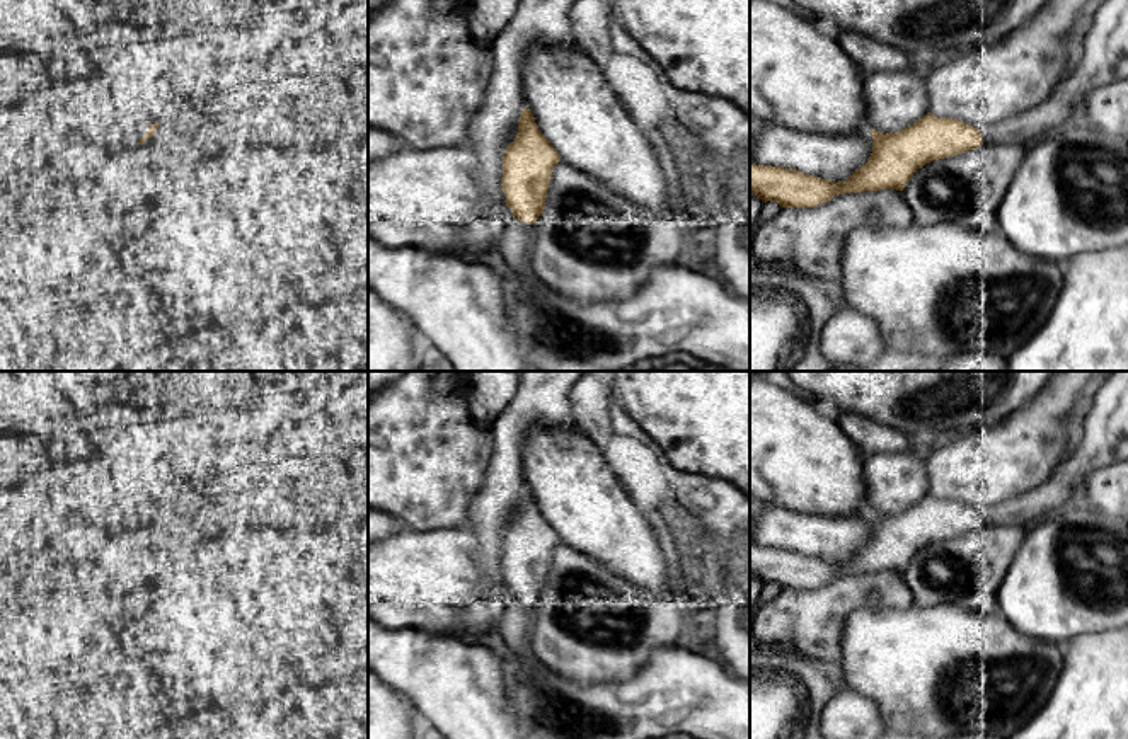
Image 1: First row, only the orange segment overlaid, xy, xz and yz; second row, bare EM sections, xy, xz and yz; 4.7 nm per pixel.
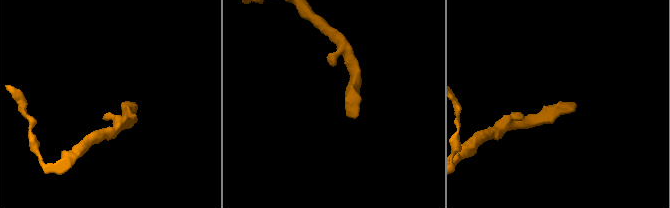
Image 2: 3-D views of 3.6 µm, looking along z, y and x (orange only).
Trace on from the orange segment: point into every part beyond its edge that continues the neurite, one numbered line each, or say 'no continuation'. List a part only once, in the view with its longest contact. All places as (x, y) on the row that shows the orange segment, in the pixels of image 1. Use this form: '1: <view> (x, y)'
1: xy (133, 140)

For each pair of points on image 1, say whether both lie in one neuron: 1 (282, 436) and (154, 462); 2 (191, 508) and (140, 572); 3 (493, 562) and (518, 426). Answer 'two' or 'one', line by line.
1: one
2: one
3: one

